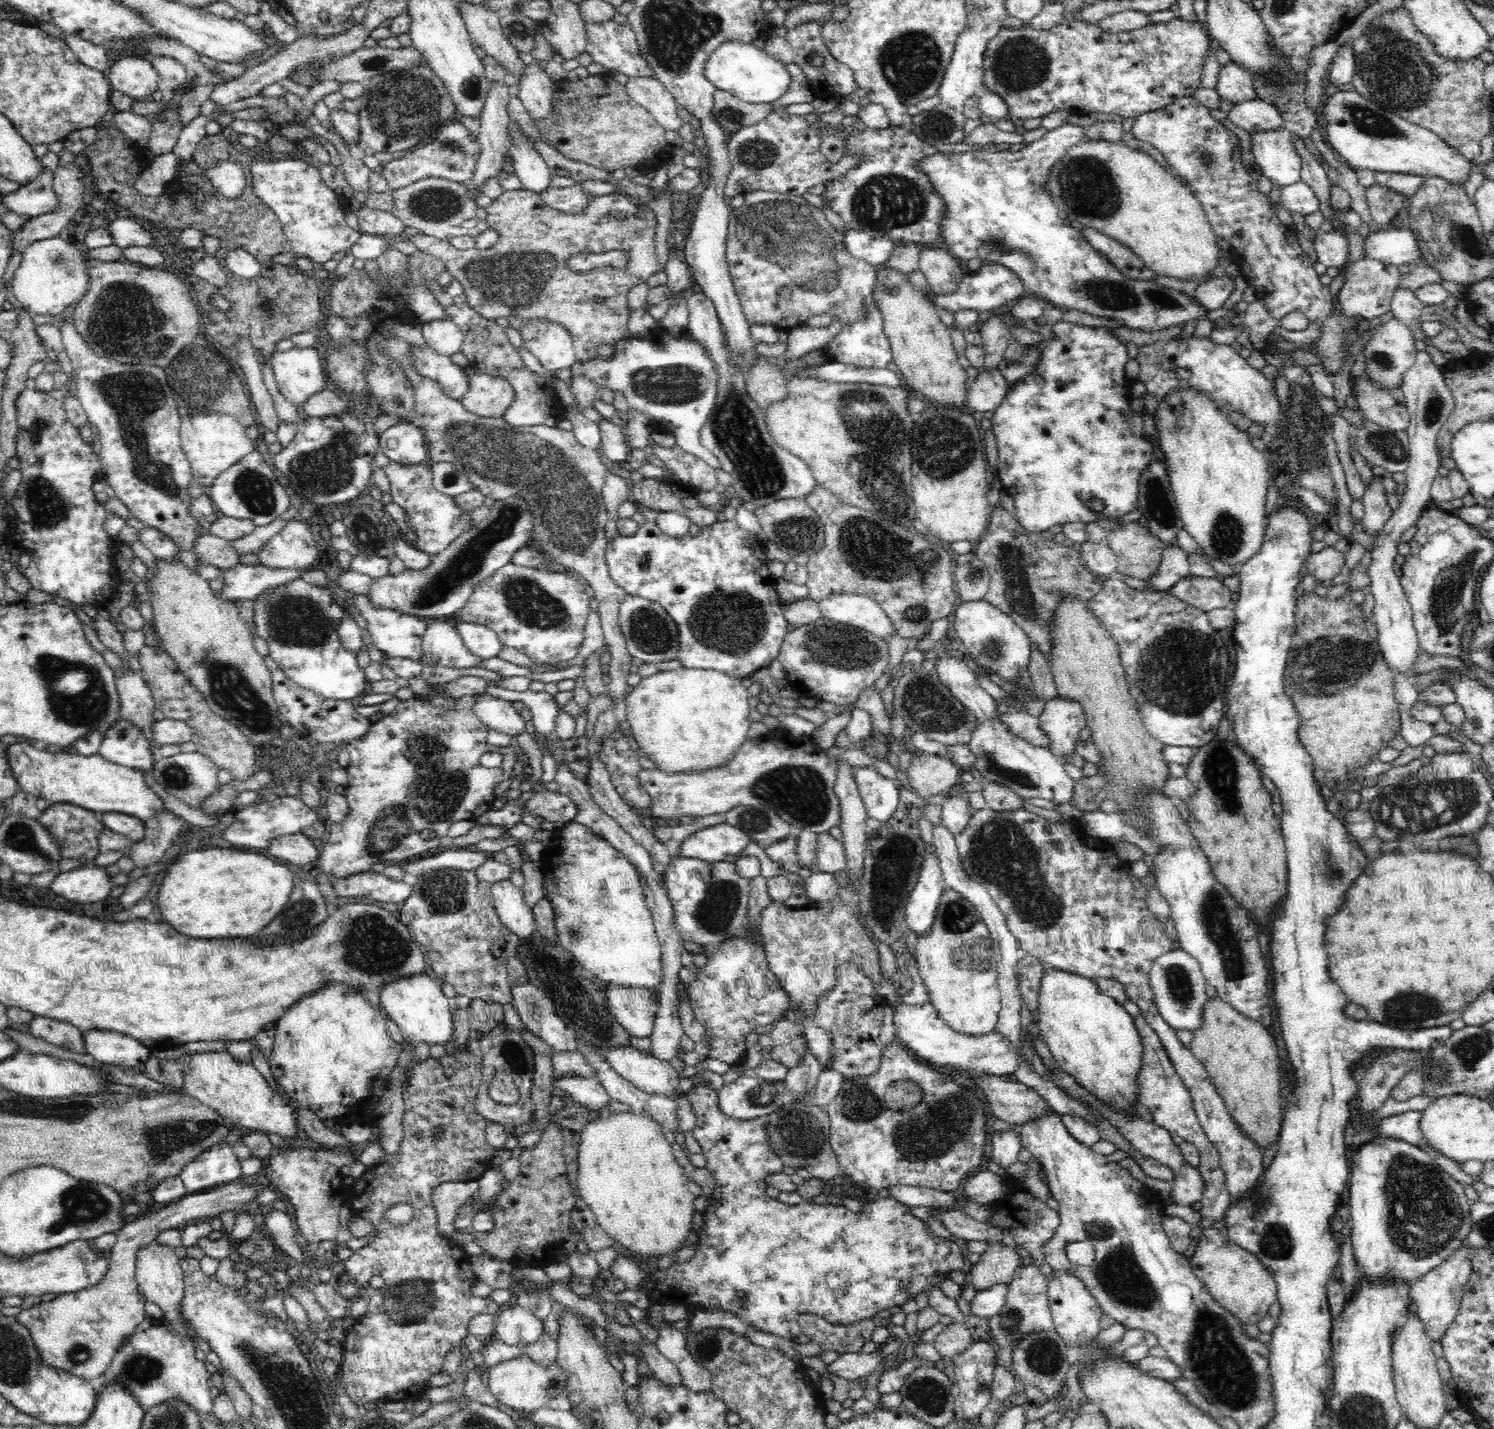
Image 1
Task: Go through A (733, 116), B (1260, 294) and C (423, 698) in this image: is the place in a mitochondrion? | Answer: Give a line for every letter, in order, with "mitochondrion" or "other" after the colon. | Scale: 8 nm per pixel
A: mitochondrion
B: other
C: other

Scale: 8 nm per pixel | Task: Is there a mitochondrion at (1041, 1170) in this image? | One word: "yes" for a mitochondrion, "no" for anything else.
no

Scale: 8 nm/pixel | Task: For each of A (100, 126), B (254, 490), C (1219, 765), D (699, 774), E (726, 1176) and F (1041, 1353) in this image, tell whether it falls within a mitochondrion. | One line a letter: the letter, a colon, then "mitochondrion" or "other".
A: other
B: mitochondrion
C: mitochondrion
D: other
E: other
F: mitochondrion

